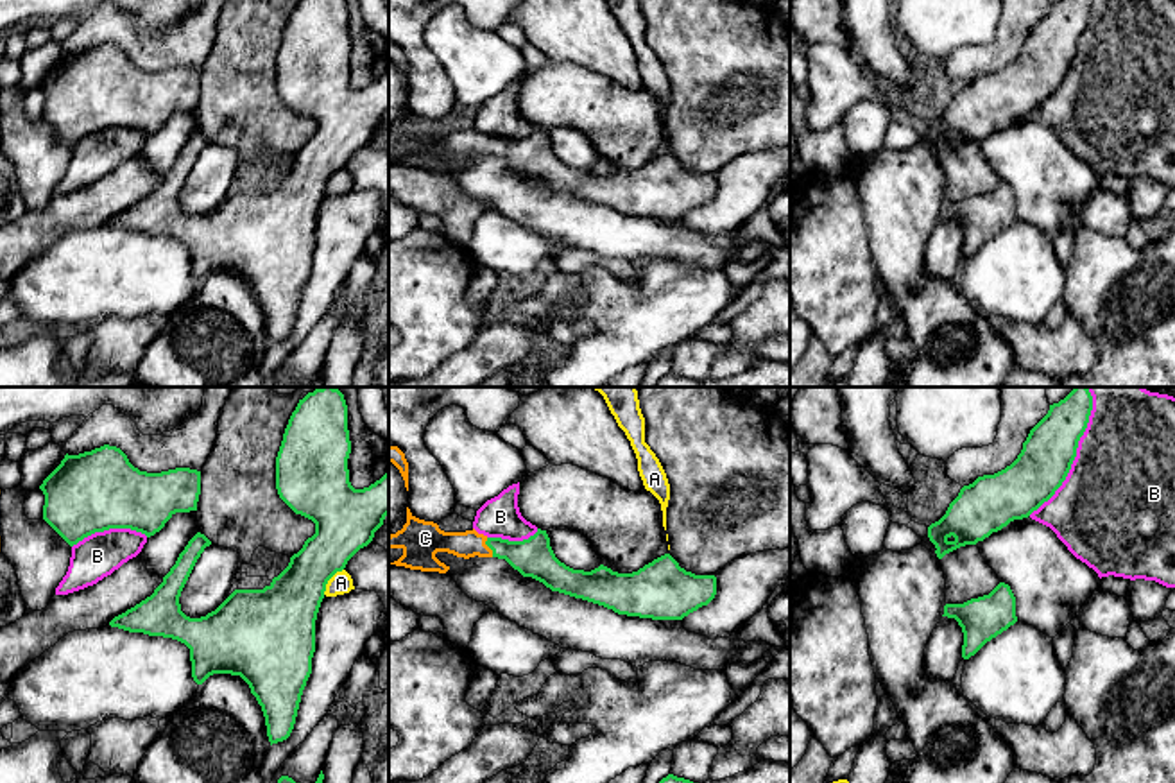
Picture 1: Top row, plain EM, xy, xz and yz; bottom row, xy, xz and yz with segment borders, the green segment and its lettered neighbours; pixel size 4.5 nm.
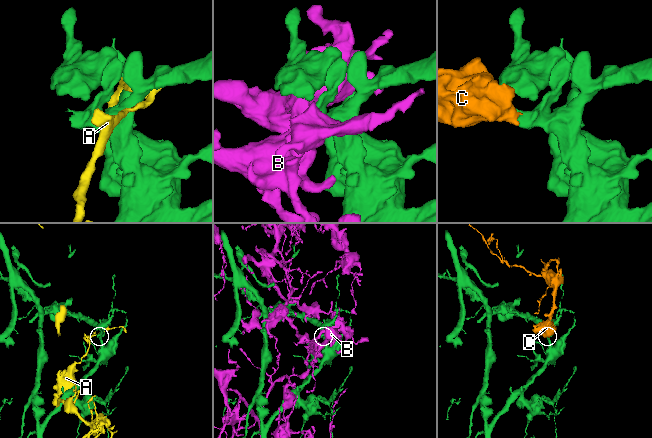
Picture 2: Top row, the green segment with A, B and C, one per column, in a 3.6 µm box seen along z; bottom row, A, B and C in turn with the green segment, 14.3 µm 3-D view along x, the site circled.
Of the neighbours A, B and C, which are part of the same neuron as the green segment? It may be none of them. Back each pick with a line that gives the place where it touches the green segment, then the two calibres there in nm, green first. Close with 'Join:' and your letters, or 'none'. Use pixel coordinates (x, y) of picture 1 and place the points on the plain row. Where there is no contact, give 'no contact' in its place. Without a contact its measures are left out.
C: meets green in xz at (489, 146); 180 nm thick on the green side, 120 nm on the other
Join: C

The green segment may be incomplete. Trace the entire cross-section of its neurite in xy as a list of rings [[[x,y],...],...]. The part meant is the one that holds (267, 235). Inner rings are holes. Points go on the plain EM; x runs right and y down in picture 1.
[[[299,0],[288,18],[276,56],[276,88],[279,97],[296,113],[301,113],[315,122],[315,133],[308,136],[303,147],[290,156],[288,165],[263,188],[235,188],[215,210],[201,217],[190,217],[181,210],[179,195],[197,158],[204,147],[211,143],[204,133],[197,131],[179,152],[176,163],[163,176],[163,181],[154,188],[154,192],[109,220],[111,226],[129,231],[163,235],[184,242],[190,247],[192,276],[197,283],[202,283],[213,272],[240,274],[262,305],[270,344],[287,339],[294,328],[301,294],[312,272],[315,219],[328,179],[337,170],[342,170],[347,159],[360,147],[373,140],[374,131],[383,124],[383,118],[389,113],[389,68],[369,86],[355,88],[349,81],[349,52],[351,39],[346,0]]]

